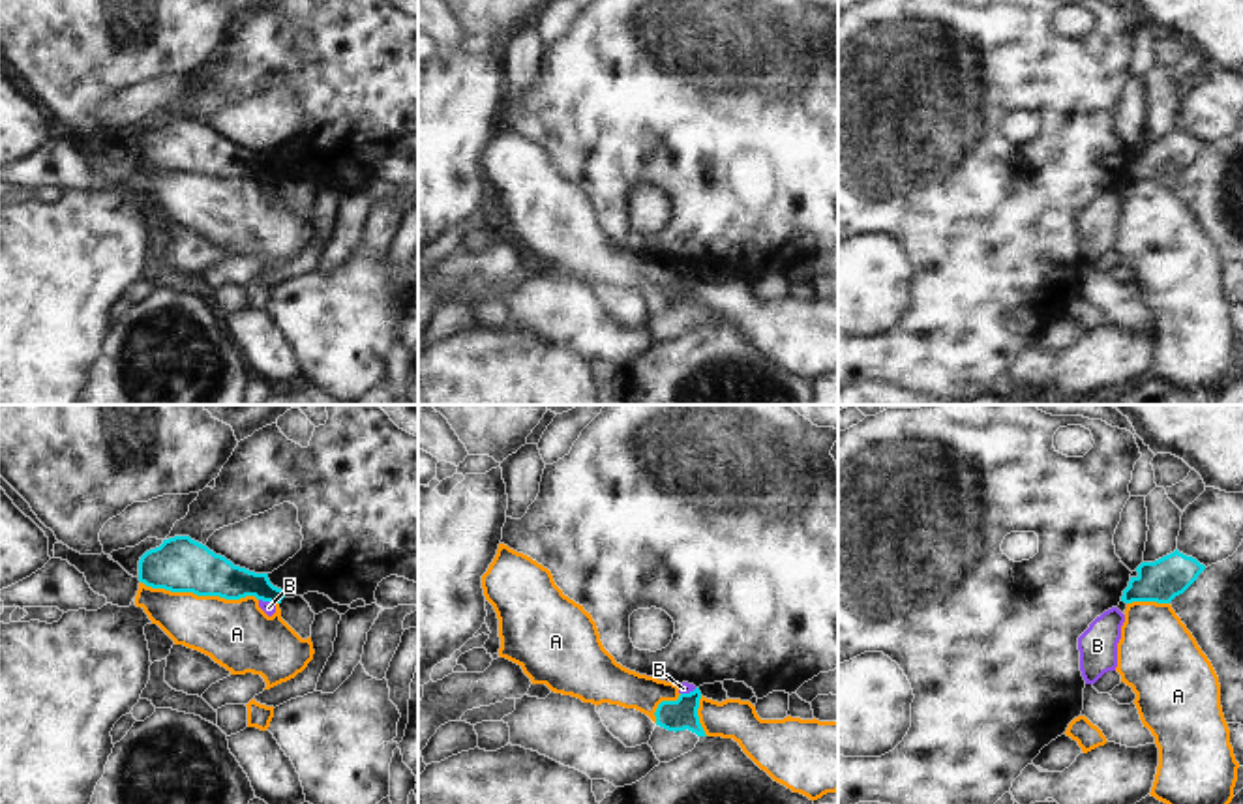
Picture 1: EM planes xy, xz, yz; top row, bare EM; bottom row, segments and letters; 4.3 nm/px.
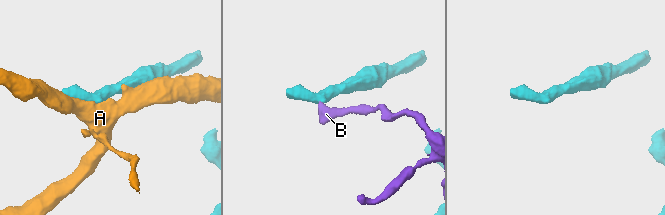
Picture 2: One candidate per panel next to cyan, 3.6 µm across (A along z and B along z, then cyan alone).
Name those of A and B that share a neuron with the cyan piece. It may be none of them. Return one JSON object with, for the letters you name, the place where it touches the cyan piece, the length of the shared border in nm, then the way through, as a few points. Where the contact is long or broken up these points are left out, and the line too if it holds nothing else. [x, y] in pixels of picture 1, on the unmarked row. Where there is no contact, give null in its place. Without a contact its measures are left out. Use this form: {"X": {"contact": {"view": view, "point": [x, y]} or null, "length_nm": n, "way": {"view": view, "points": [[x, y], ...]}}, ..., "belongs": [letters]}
{"belongs": []}

